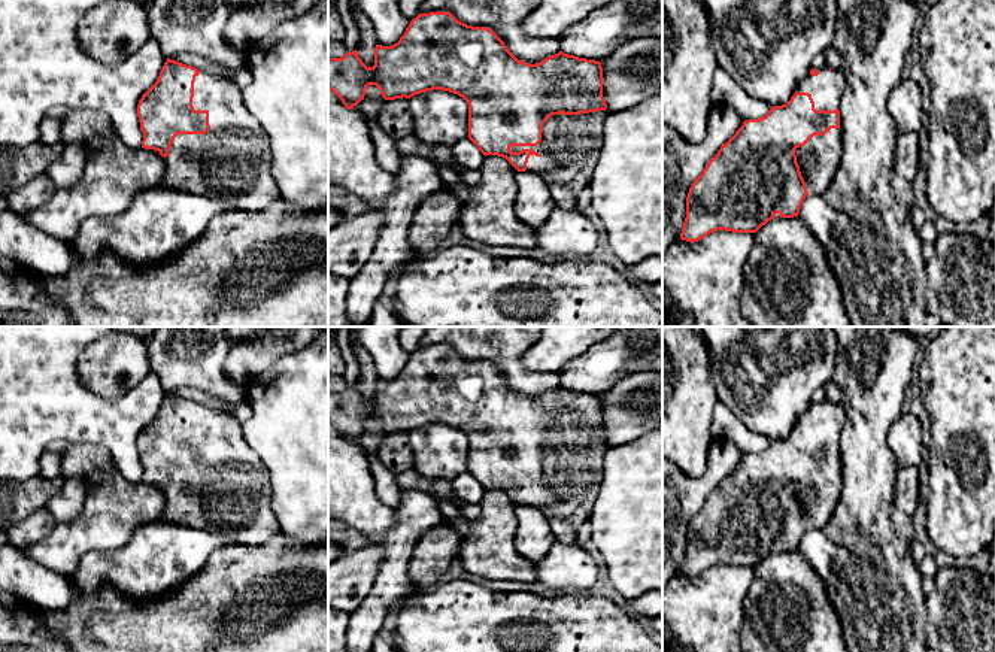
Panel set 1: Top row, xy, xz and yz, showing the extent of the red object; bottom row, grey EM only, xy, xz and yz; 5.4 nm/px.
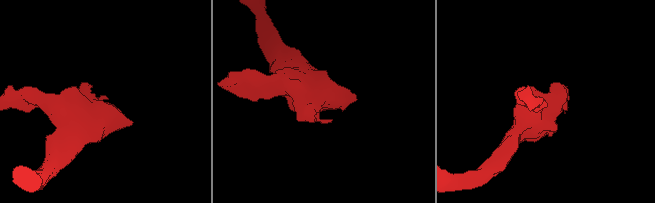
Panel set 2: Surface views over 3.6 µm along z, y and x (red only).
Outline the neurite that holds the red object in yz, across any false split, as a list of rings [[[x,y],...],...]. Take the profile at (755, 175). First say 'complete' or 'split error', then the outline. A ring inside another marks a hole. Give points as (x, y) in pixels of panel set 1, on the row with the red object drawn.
split error; [[[828,66],[812,69],[786,104],[771,107],[762,118],[744,121],[691,185],[680,239],[694,243],[718,230],[756,233],[776,213],[780,218],[798,216],[809,194],[825,192],[841,161],[840,106],[844,90],[843,70]]]

